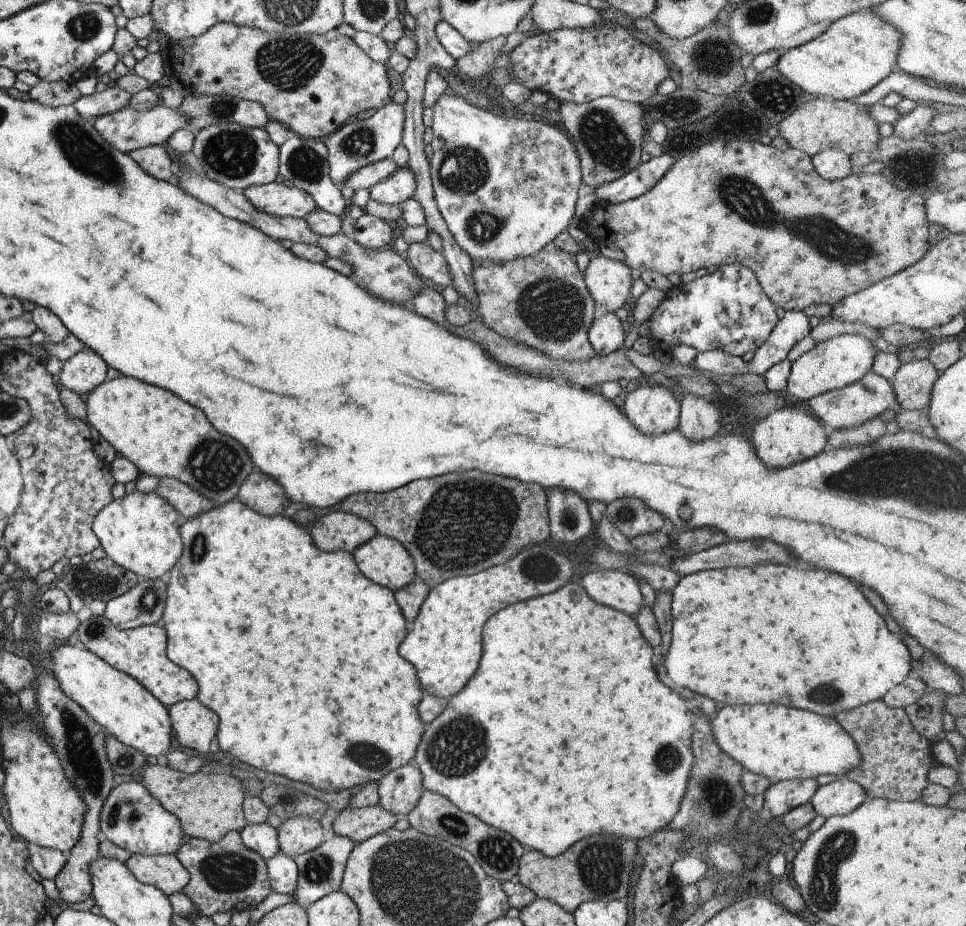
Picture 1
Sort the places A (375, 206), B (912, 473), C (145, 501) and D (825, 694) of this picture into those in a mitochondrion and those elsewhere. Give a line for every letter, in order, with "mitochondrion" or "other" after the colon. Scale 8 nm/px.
A: other
B: mitochondrion
C: other
D: mitochondrion

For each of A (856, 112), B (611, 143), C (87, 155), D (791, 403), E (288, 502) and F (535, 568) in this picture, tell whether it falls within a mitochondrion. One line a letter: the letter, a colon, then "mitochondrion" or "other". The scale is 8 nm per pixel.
A: other
B: mitochondrion
C: mitochondrion
D: other
E: other
F: mitochondrion

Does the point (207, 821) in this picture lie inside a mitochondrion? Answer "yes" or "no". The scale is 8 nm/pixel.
no

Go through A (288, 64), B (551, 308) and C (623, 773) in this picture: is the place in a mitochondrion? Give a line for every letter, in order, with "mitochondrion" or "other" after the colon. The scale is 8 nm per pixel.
A: mitochondrion
B: mitochondrion
C: other

